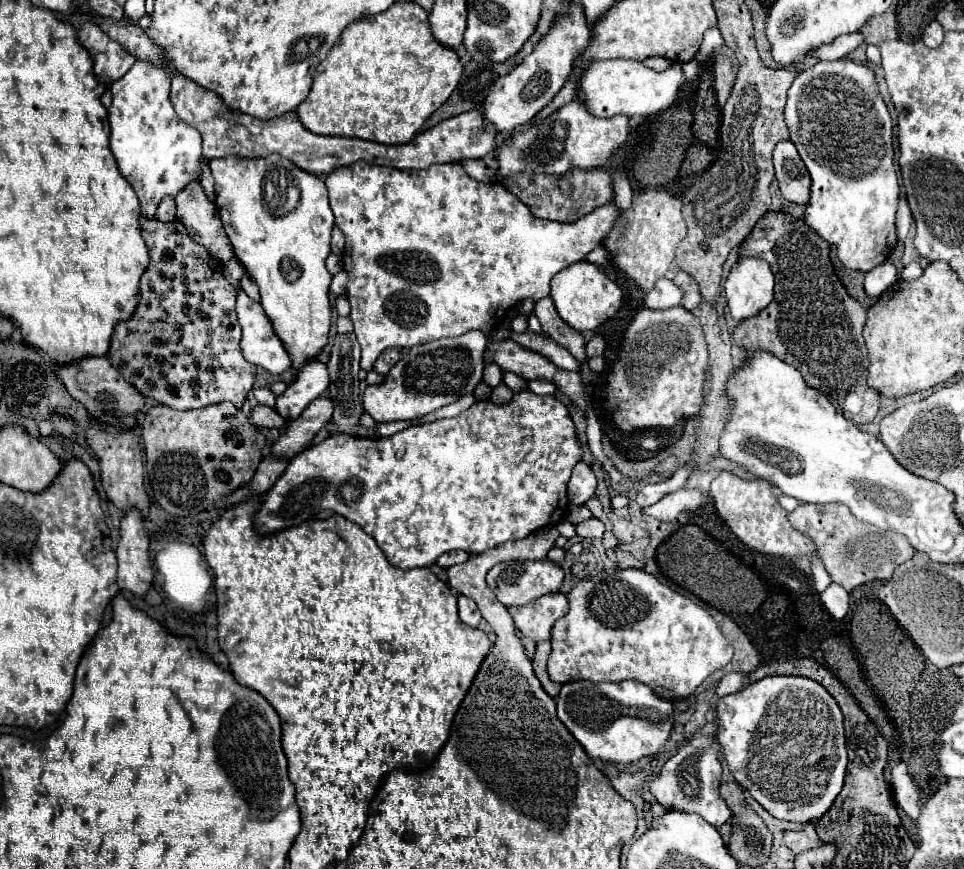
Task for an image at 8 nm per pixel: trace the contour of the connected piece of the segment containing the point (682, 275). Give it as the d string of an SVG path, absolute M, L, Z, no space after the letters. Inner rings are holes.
M677 271L677 275L675 275L673 281L685 291L685 297L683 297L683 303L681 305L685 309L693 311L701 303L701 299L703 299L697 281L693 281L693 277L689 277L689 273L685 273L685 271Z

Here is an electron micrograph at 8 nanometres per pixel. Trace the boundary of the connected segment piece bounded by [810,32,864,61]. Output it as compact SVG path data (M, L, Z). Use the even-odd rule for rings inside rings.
M855 32L837 37L831 45L821 45L810 56L815 60L833 61L845 57L864 41L863 34Z

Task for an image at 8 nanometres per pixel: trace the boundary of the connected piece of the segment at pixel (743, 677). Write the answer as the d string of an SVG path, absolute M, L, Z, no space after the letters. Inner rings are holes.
M727 673L719 687L717 687L717 695L723 697L723 695L731 695L735 691L741 691L745 685L749 685L749 673Z

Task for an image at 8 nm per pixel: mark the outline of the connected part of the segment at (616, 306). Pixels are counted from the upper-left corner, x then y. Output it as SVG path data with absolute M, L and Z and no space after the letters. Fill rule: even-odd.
M577 261L551 279L551 299L565 323L577 331L591 331L611 319L623 305L623 289L595 263Z

